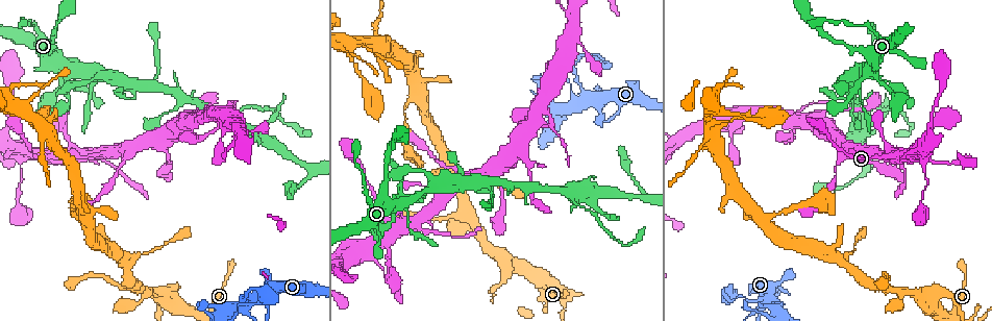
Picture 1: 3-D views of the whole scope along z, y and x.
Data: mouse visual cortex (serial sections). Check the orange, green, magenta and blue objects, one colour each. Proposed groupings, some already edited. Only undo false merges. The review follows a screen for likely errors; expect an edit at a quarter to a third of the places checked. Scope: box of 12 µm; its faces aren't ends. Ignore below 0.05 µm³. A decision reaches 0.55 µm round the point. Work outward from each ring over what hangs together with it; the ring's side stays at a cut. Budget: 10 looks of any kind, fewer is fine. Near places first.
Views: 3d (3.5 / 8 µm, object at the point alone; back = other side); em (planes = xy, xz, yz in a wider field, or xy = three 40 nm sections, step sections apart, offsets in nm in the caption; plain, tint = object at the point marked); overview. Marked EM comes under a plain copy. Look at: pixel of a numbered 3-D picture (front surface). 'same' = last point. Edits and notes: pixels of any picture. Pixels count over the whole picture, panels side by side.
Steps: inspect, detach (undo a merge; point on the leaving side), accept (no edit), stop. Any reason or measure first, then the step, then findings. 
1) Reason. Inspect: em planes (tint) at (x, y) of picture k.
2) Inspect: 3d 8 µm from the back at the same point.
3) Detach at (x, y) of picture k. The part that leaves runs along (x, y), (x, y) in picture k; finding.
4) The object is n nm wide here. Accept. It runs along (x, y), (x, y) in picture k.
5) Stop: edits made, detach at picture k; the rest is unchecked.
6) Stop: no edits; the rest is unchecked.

Sudden change in width. Inspect: 3d 3.5 µm at (82, 154) of picture 1.

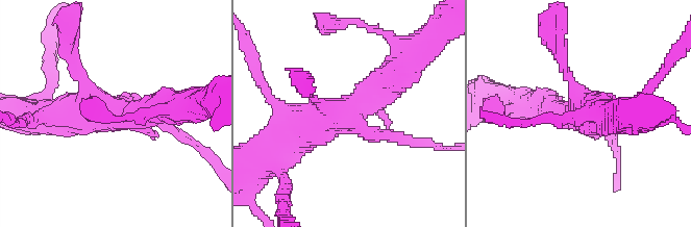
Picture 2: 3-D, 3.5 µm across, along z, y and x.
Inspect: em planes (tint) at (345, 115) of picture 2.

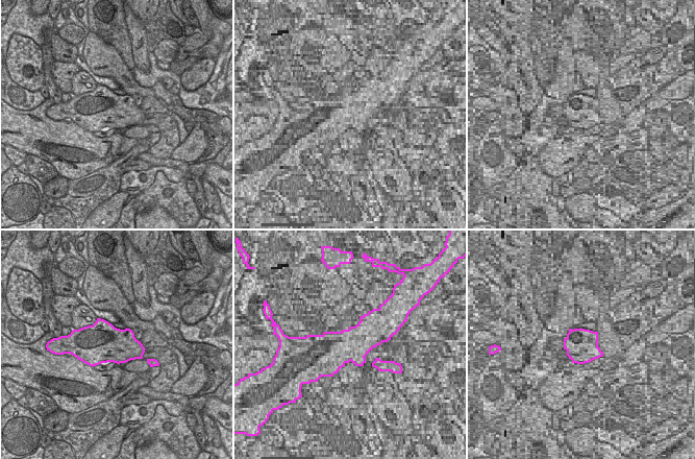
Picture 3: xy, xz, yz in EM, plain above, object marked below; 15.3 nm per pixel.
Detach at (169, 128) of picture 2. The part that leaves runs along (374, 135), (448, 147) in picture 2; two cells meet here.

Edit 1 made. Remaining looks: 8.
Redraw. Inspect: overview.

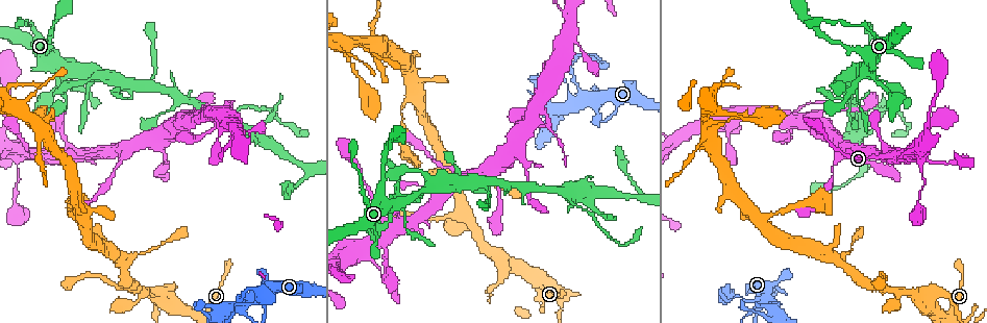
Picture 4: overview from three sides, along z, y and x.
Arms part here. Inspect: 3d 3.5 µm at (498, 257) of picture 4.

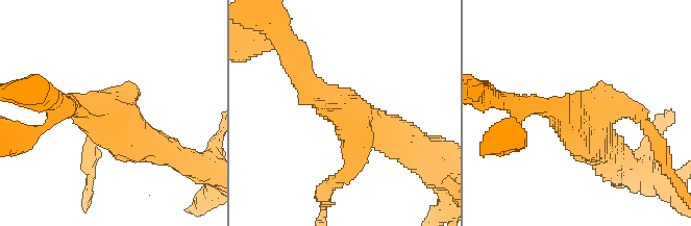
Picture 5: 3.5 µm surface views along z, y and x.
Need the tissue. Inspect: em planes (tint) at (115, 129) of picture 5.

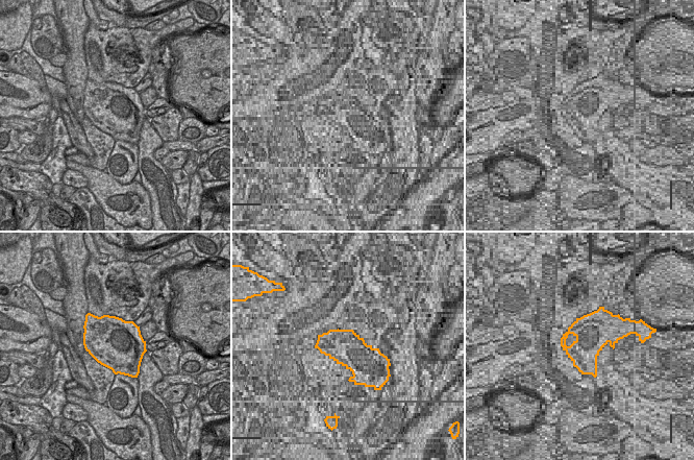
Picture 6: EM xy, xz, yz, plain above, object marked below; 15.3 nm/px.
Detach at (340, 182) of picture 5. The part that leaves runs along (354, 133), (354, 162), (322, 198) in picture 5; two cells meet here.

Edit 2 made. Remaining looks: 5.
Thick turns thin. Inspect: 3d 3.5 µm from the back at (869, 110) of picture 4.

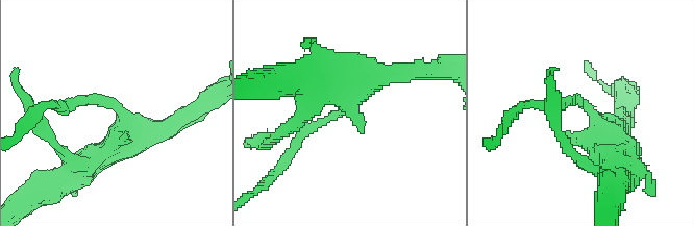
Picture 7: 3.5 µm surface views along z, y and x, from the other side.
The arms are 150, 350 nm wide. Inspect: em xy step 5 (tint) at (112, 106) of picture 7.

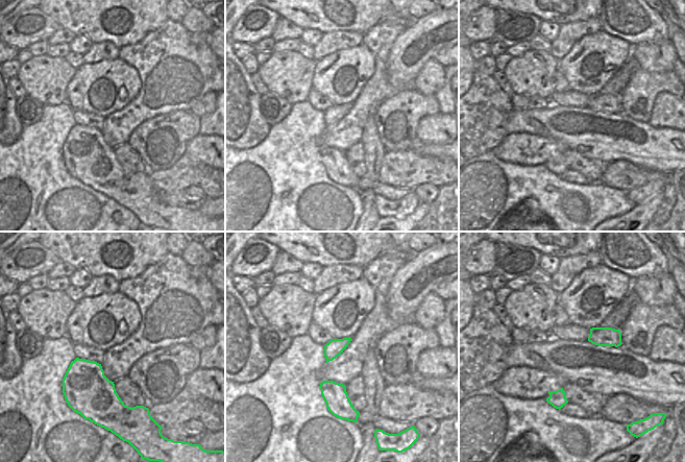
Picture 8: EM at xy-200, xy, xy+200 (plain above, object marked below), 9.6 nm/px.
Inspect: em planes (tint) at the same point.

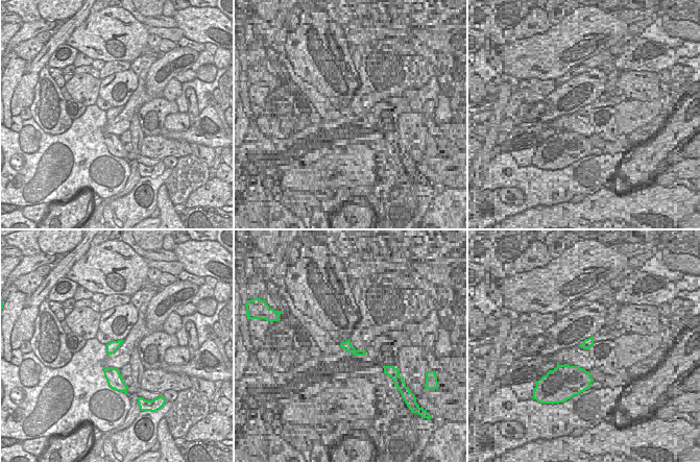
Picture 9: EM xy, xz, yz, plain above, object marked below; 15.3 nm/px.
Detach at (87, 99) of picture 7. The part that leaves runs along (117, 107), (107, 101), (44, 104) in picture 7; two cells meet here.

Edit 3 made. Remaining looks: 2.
Redraw. Inspect: overview.

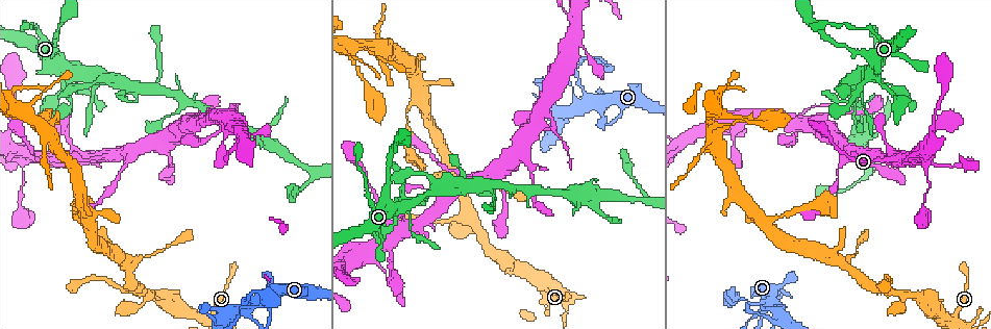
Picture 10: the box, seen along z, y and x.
Arms run side by side. Inspect: 3d 3.5 µm at (592, 101) of picture 10.

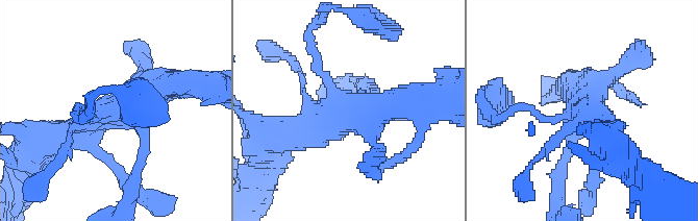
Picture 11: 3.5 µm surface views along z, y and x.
Accept. It runs along (175, 84), (56, 136) in picture 11; all the same cell.

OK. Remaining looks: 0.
Stop: edits made, detach at picture 2, detach at picture 5, detach at picture 7; the rest is unchecked.

